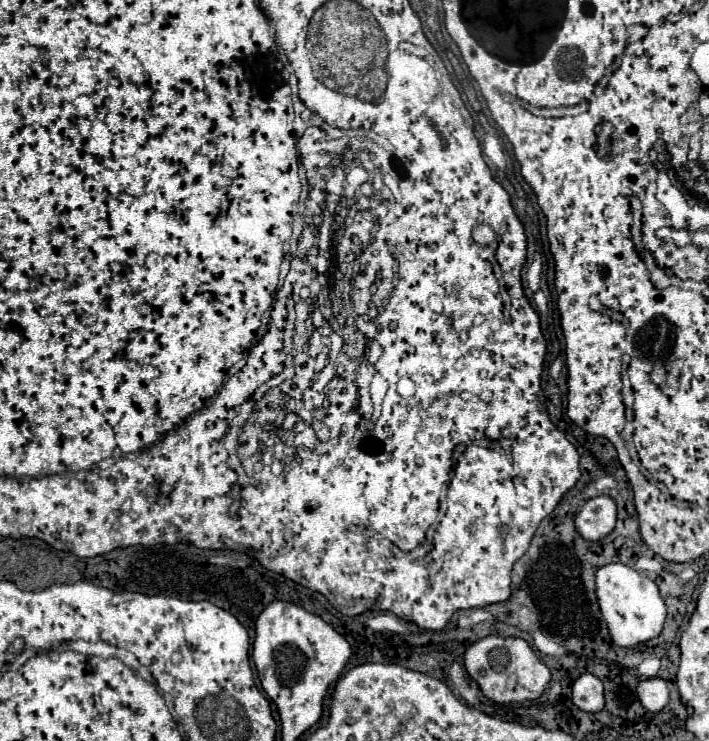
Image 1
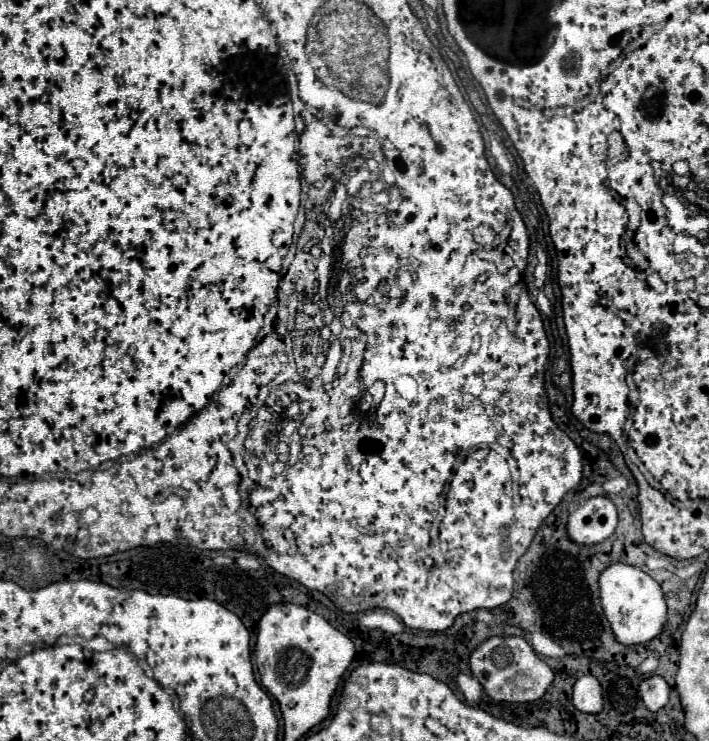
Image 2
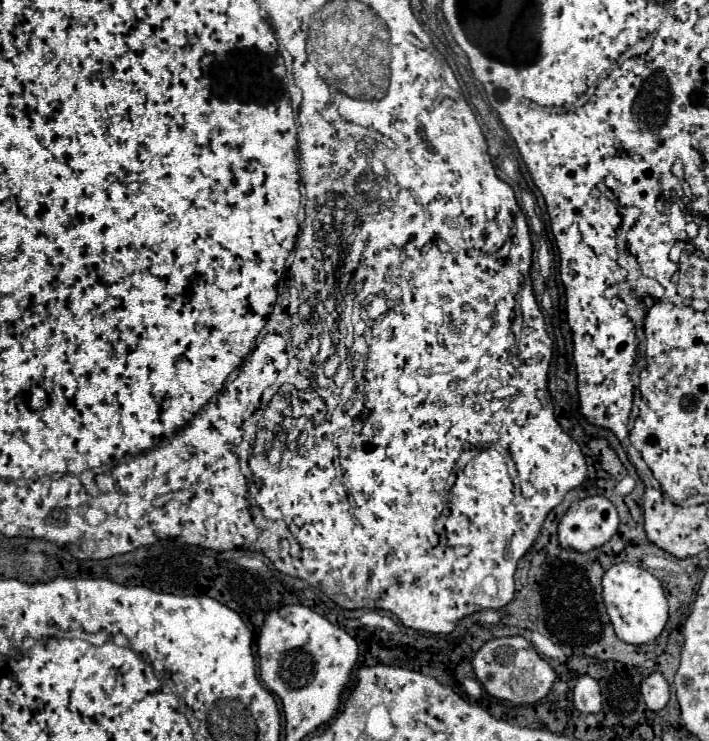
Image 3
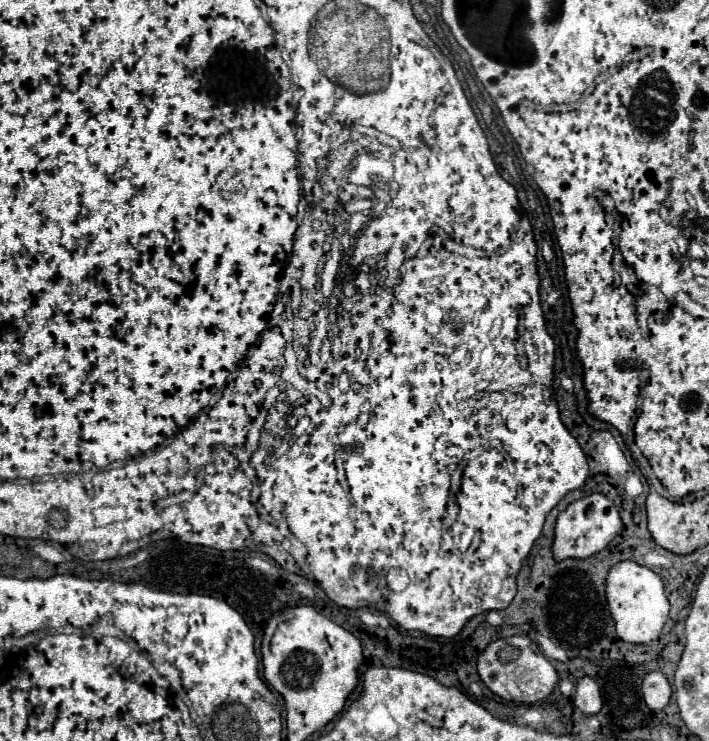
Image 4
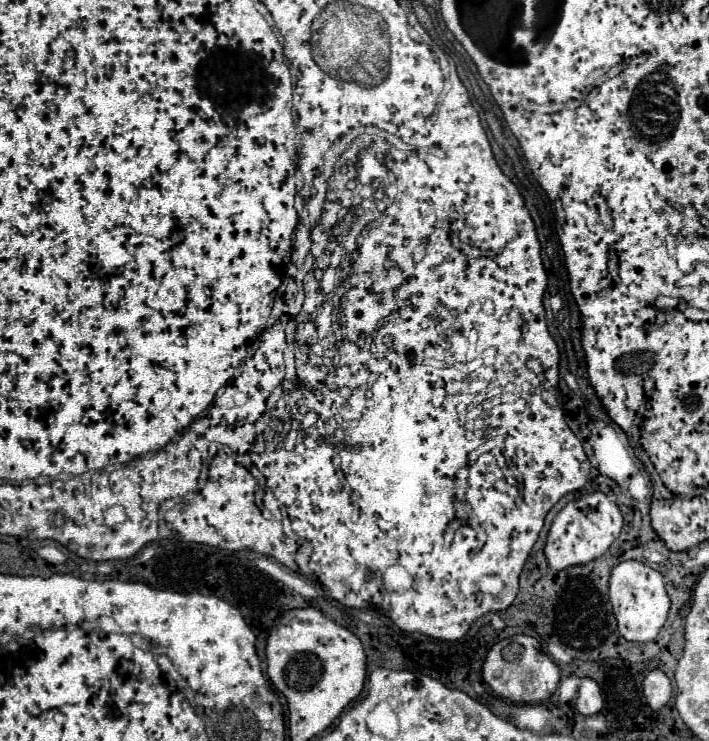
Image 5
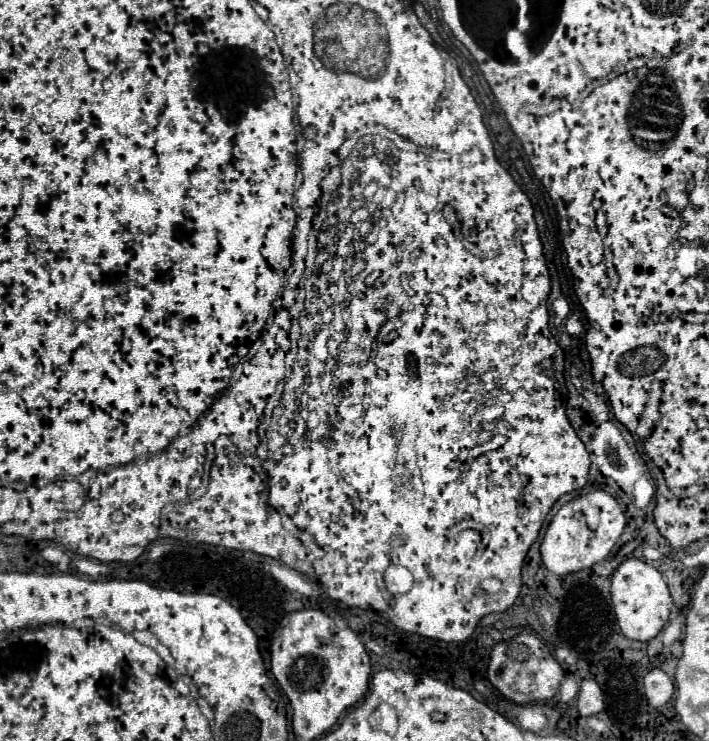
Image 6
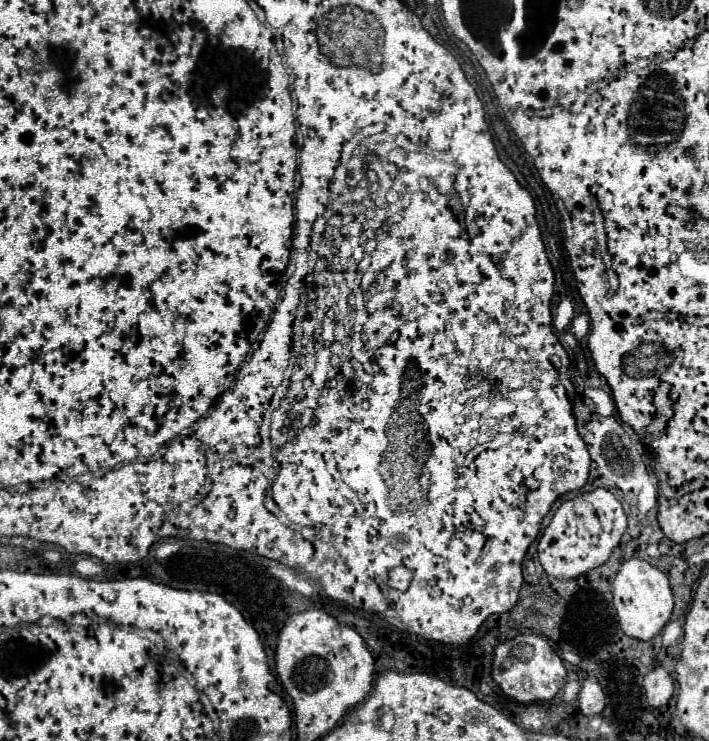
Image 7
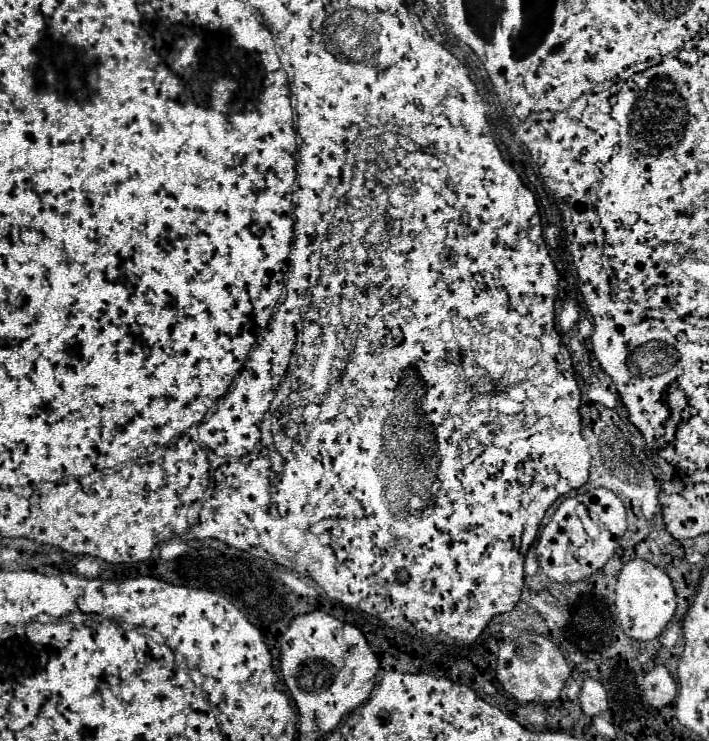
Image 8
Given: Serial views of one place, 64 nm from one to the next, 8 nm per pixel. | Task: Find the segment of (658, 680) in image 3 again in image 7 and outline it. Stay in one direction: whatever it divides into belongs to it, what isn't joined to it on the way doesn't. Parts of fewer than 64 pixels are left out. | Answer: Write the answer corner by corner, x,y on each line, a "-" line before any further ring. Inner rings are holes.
654,668
650,674
644,678
644,692
648,698
648,704
658,708
668,704
668,700
674,694
674,680
664,668

